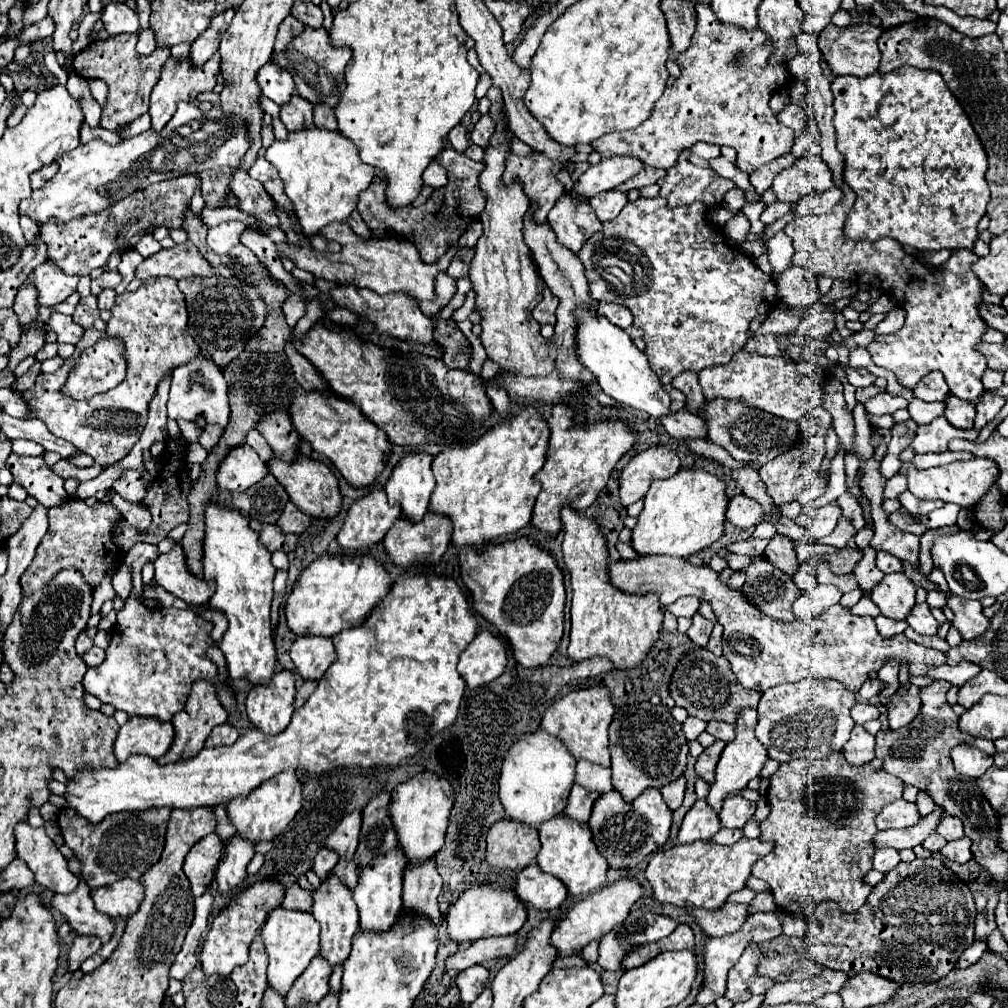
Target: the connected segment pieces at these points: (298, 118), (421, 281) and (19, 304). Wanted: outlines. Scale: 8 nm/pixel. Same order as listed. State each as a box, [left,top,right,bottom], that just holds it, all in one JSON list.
[[281,95,313,131],[275,205,457,301],[13,285,39,329]]

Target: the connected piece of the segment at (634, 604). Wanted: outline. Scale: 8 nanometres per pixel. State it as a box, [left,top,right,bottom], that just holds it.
[561,507,663,669]

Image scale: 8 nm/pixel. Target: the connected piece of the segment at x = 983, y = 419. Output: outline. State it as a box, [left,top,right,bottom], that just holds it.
[975,389,1005,429]

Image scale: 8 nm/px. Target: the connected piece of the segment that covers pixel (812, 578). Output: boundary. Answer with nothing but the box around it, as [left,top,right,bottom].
[793,563,817,593]

